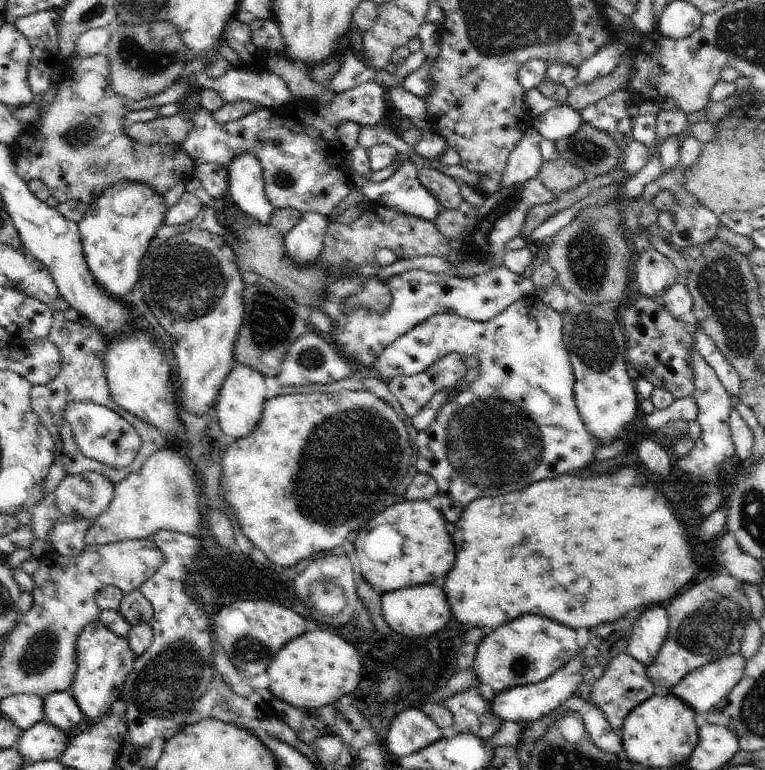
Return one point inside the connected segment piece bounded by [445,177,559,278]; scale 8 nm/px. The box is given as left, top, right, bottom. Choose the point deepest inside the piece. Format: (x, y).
(481, 247)

